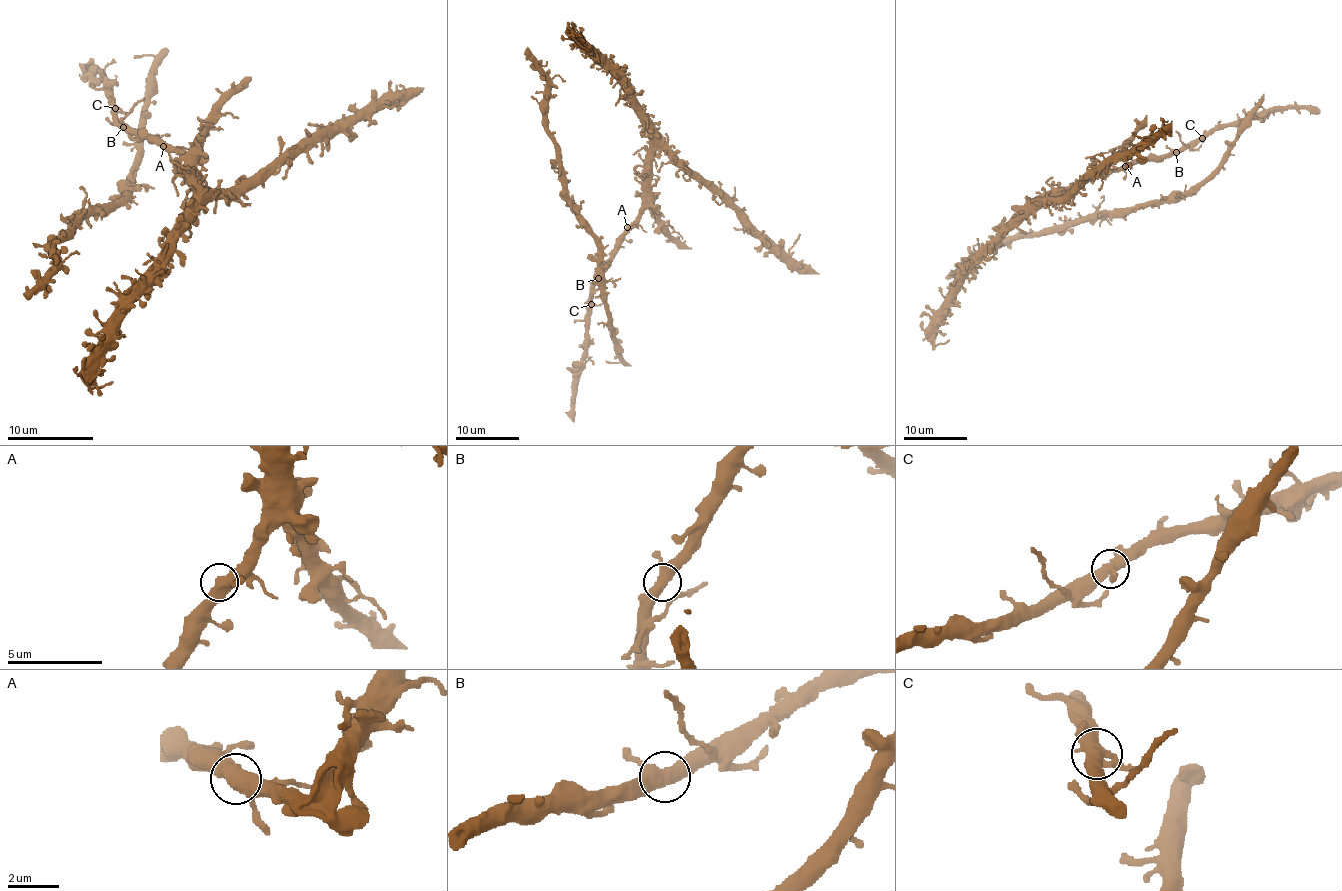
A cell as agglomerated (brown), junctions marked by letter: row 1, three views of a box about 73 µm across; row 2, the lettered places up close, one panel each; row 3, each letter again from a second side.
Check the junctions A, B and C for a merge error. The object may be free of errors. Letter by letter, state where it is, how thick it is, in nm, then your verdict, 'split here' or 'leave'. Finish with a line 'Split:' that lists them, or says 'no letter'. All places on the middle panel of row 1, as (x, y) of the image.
A: place (627, 227); calibre 440 nm; leave
B: place (598, 278); calibre 460 nm; leave
C: place (591, 304); calibre 480 nm; leave
Split: no letter

